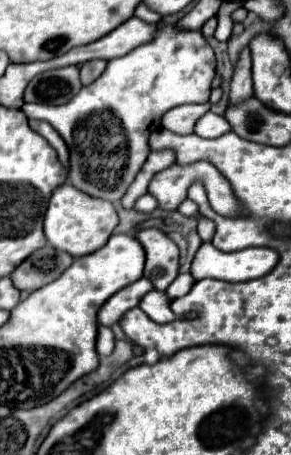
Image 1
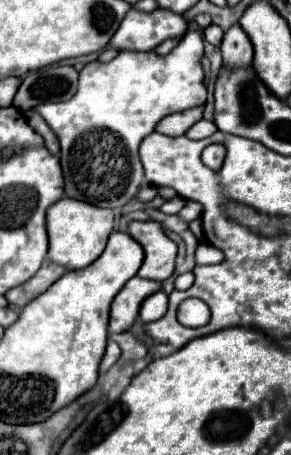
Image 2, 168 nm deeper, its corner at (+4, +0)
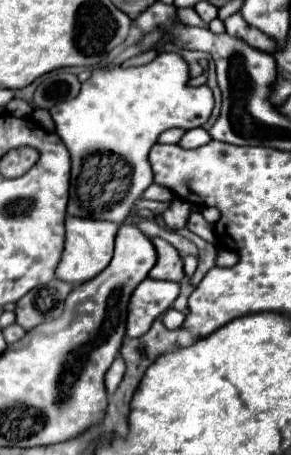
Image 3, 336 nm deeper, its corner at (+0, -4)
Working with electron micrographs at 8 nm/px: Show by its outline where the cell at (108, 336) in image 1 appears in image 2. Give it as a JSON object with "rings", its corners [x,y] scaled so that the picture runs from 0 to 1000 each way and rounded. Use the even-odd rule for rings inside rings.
{"rings":[[[378,745],[371,763],[364,763],[364,776],[357,776],[357,789],[344,798],[344,820],[364,820],[405,793],[405,785],[412,785],[412,763]]]}

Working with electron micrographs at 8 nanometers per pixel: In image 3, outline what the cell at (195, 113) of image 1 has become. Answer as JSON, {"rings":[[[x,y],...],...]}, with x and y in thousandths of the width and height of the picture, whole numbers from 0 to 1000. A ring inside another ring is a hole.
{"rings":[[[598,279],[598,284],[577,284],[577,288],[564,288],[550,301],[543,301],[543,314],[612,314],[619,305],[625,305],[625,297],[632,297],[639,288],[632,284],[619,284],[619,279]]]}

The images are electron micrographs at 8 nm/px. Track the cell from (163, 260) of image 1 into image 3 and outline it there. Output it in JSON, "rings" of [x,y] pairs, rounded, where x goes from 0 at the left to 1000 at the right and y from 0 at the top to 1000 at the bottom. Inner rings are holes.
{"rings":[[[522,521],[515,530],[536,543],[543,574],[522,587],[509,609],[564,613],[564,618],[605,618],[605,622],[625,618],[632,613],[632,596],[625,596],[625,569],[619,569],[612,552],[577,530],[564,530],[550,521]]]}

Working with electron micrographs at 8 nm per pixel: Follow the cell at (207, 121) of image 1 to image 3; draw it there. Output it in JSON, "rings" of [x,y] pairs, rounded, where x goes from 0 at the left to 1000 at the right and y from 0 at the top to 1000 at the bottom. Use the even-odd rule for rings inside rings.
{"rings":[[[674,279],[674,284],[653,284],[639,297],[632,297],[632,305],[619,305],[619,323],[632,323],[632,327],[674,327],[674,323],[694,323],[694,319],[708,319],[708,314],[722,314],[729,310],[729,301],[722,301],[722,292],[701,284],[701,279]]]}

